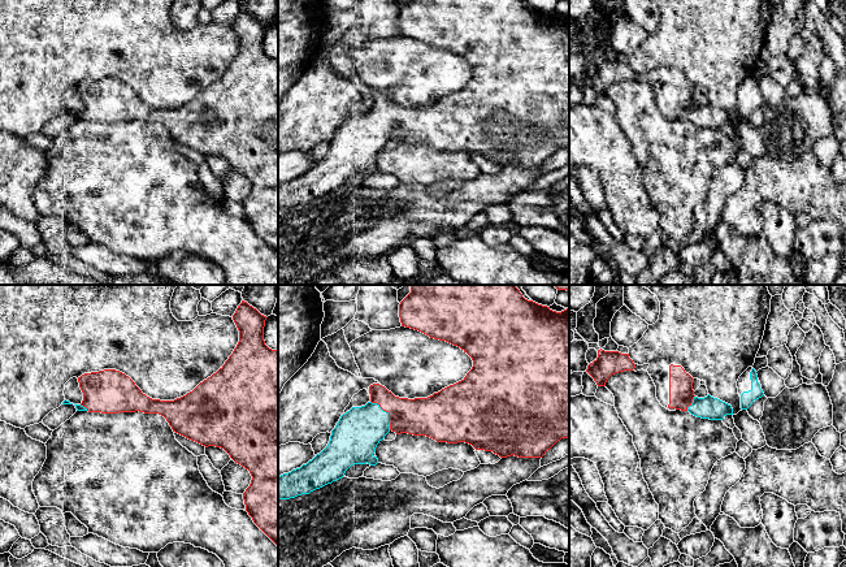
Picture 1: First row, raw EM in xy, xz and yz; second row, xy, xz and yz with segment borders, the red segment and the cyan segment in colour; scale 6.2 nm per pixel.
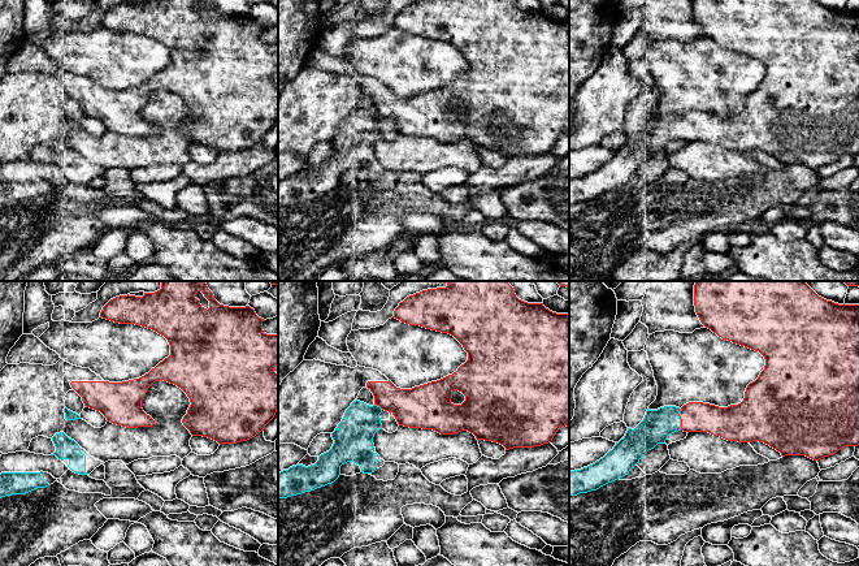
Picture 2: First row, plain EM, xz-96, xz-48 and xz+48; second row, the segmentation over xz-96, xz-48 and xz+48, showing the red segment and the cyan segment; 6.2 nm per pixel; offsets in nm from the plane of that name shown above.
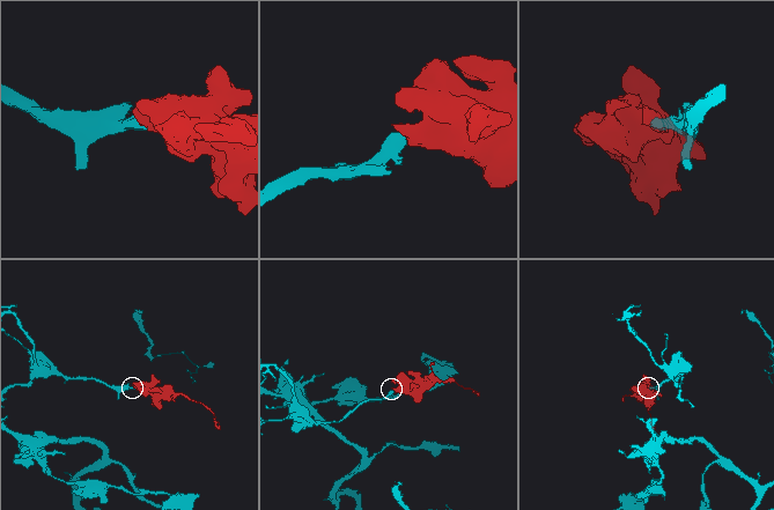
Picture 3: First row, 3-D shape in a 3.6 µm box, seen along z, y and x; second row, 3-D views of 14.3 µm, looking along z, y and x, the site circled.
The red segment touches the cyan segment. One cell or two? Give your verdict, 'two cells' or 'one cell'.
one cell

